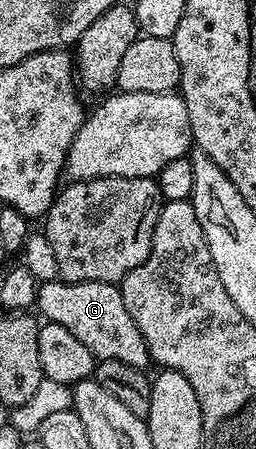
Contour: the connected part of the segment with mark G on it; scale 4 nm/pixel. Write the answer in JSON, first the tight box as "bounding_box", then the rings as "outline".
{"bounding_box":[36,280,152,370],"outline":[[[55,280],[44,282],[38,288],[36,310],[46,322],[60,324],[60,328],[68,328],[88,352],[92,352],[98,360],[120,360],[124,364],[132,364],[138,370],[146,370],[152,359],[146,350],[146,341],[142,339],[140,328],[132,316],[128,316],[128,308],[122,303],[122,291],[113,282],[63,282]]]}

